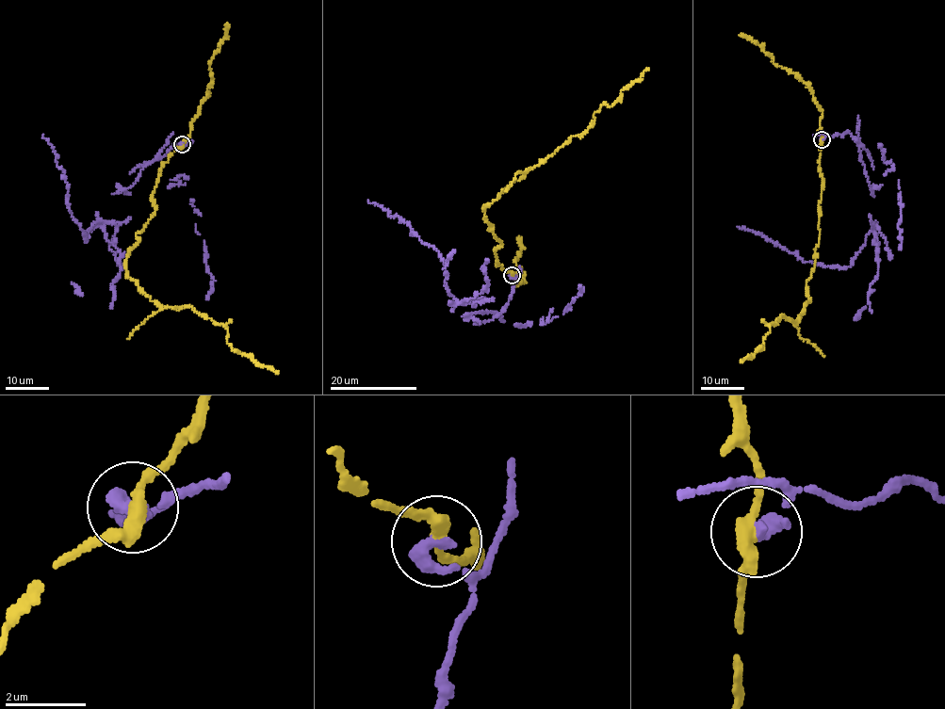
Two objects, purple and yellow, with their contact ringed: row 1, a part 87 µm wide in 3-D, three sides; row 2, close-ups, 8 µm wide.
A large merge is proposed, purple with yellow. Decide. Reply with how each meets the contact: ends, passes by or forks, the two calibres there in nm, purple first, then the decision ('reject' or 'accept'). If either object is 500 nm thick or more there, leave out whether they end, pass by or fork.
purple ends; yellow passes by; calibres 400 and 320 nm; reject

